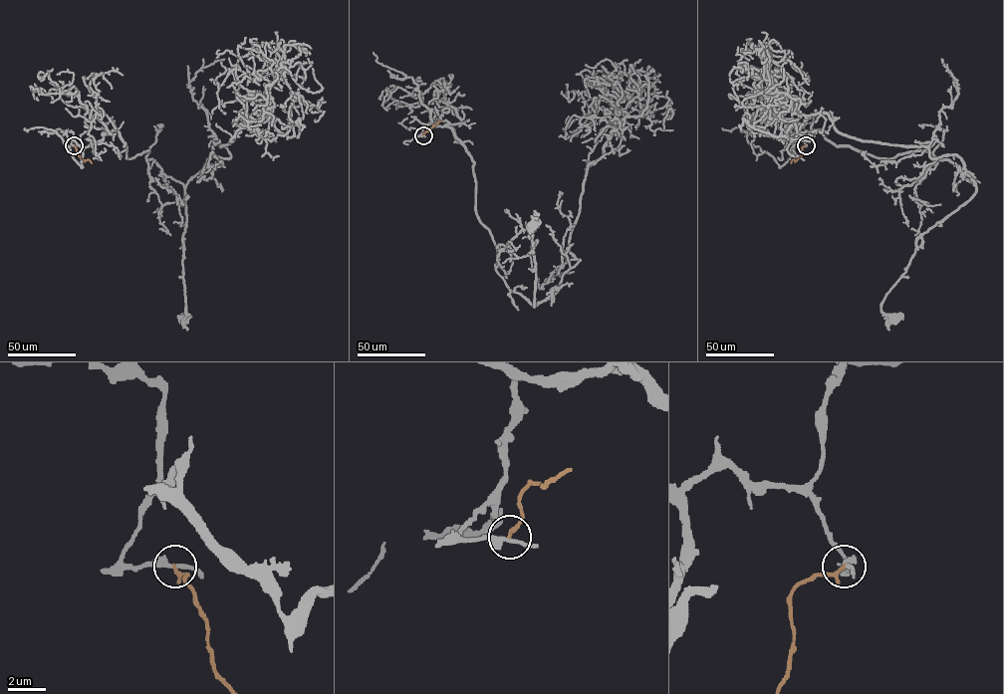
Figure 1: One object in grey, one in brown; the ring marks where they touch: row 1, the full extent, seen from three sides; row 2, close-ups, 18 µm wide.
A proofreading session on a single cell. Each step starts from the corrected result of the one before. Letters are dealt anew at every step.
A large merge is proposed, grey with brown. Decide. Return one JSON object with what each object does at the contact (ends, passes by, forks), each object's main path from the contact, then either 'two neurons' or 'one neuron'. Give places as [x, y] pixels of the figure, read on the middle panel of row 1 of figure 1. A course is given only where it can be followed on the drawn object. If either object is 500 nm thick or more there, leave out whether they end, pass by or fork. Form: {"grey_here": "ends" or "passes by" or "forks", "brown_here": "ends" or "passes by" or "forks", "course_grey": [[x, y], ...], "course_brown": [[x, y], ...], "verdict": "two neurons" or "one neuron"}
{"grey_here": "passes by", "brown_here": "ends", "course_grey": [[423, 135], [423, 124], [449, 126], [470, 155], [497, 273], [533, 306], [534, 211], [532, 225]], "course_brown": [[423, 135], [440, 120]], "verdict": "two neurons"}

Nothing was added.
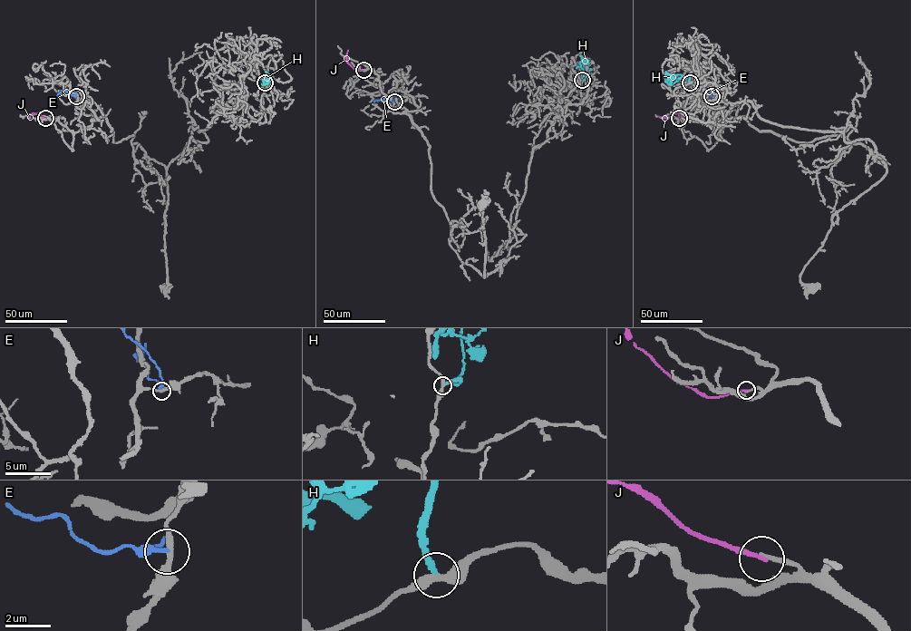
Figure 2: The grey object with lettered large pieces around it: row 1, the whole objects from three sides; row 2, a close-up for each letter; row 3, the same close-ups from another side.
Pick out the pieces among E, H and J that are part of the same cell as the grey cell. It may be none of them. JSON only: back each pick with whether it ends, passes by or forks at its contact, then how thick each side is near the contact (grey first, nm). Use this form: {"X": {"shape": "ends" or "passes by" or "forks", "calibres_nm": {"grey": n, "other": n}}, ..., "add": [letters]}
{"add": []}

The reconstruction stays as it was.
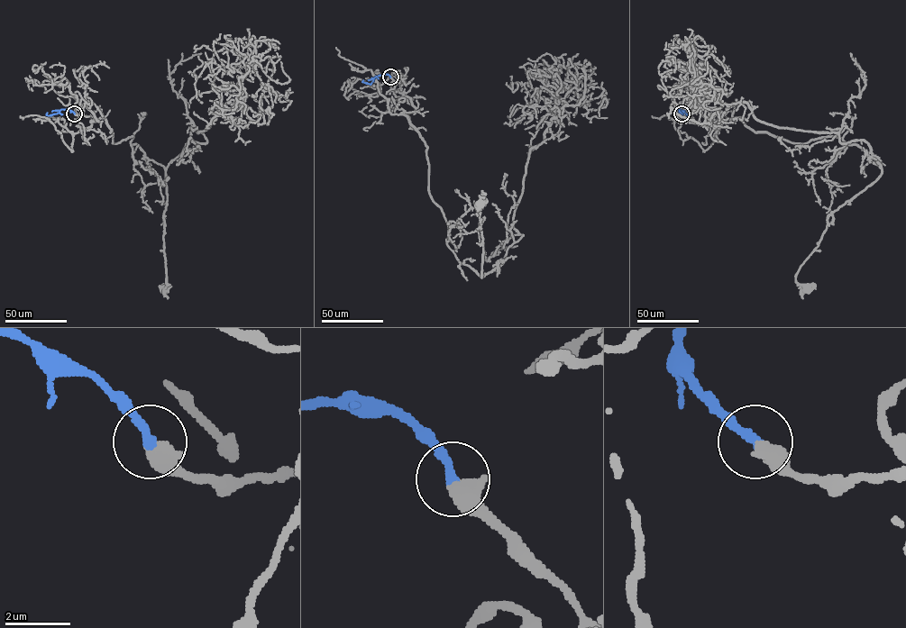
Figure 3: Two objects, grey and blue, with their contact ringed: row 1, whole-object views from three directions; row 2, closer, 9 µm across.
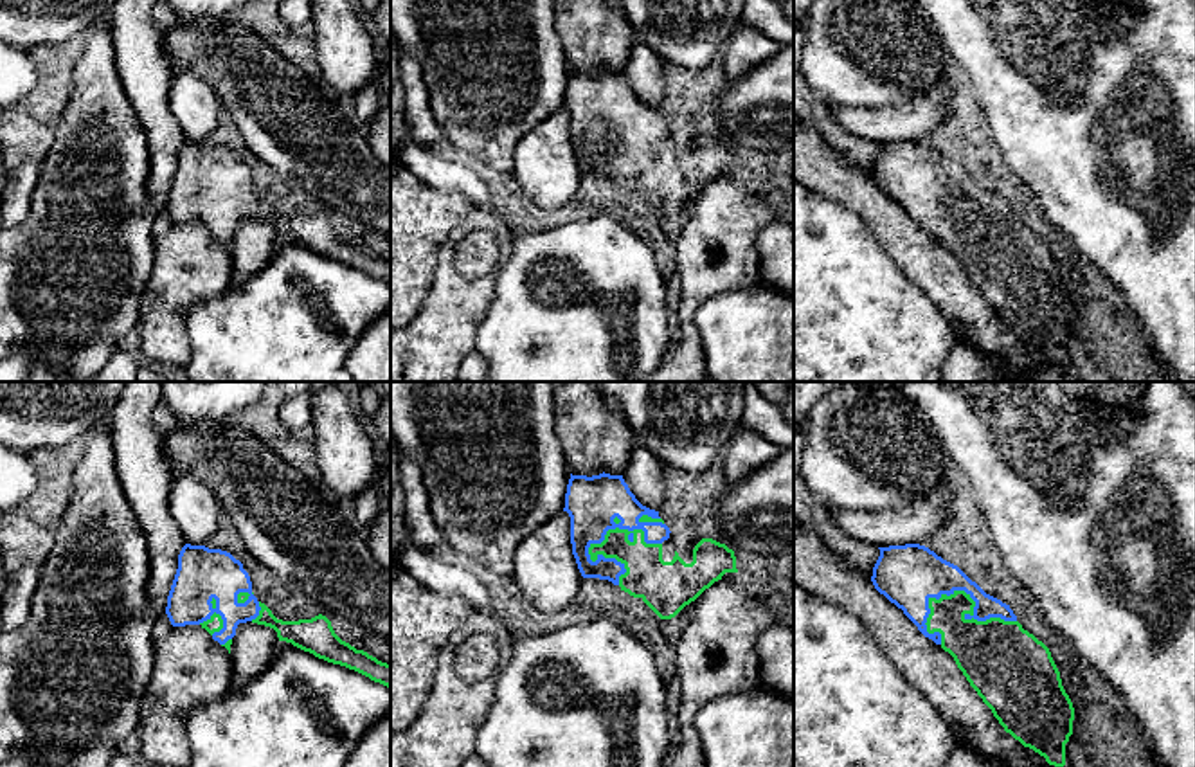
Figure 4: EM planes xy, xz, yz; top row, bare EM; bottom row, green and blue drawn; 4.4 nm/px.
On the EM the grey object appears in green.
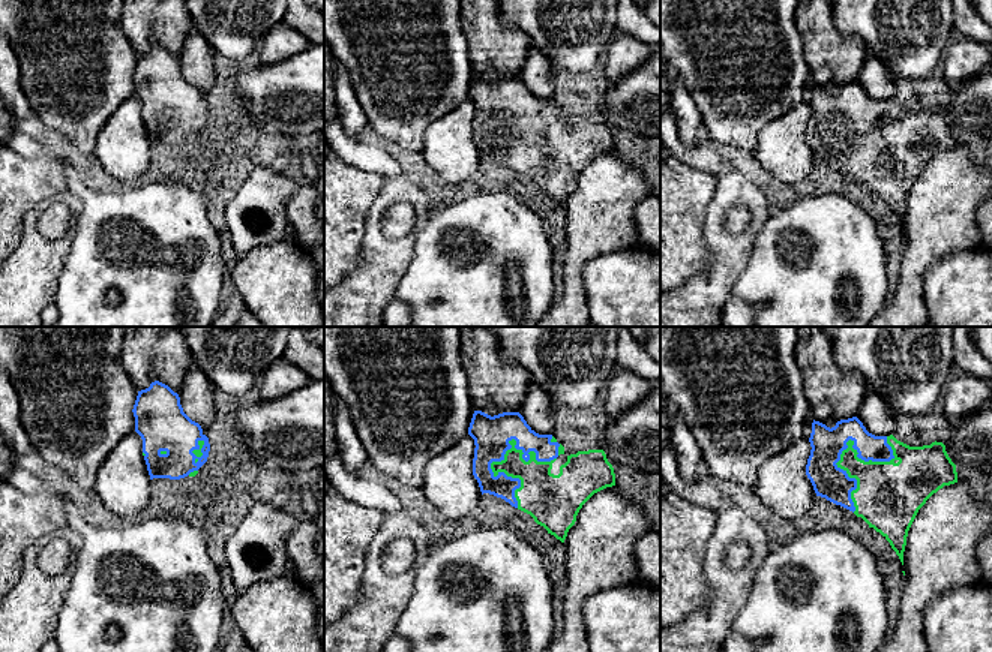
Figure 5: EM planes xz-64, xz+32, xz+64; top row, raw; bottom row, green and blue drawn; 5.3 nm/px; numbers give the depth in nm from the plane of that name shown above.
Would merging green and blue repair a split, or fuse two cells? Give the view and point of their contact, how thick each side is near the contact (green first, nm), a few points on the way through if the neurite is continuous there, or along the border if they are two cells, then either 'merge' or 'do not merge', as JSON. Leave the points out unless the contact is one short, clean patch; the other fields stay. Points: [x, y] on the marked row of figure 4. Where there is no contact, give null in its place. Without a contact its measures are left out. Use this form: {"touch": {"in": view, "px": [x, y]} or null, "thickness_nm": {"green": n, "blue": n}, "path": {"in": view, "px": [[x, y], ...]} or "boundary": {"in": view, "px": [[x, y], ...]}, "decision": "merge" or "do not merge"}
{"touch": {"in": "xz", "px": [623, 530]}, "thickness_nm": {"green": 200, "blue": 240}, "decision": "merge"}

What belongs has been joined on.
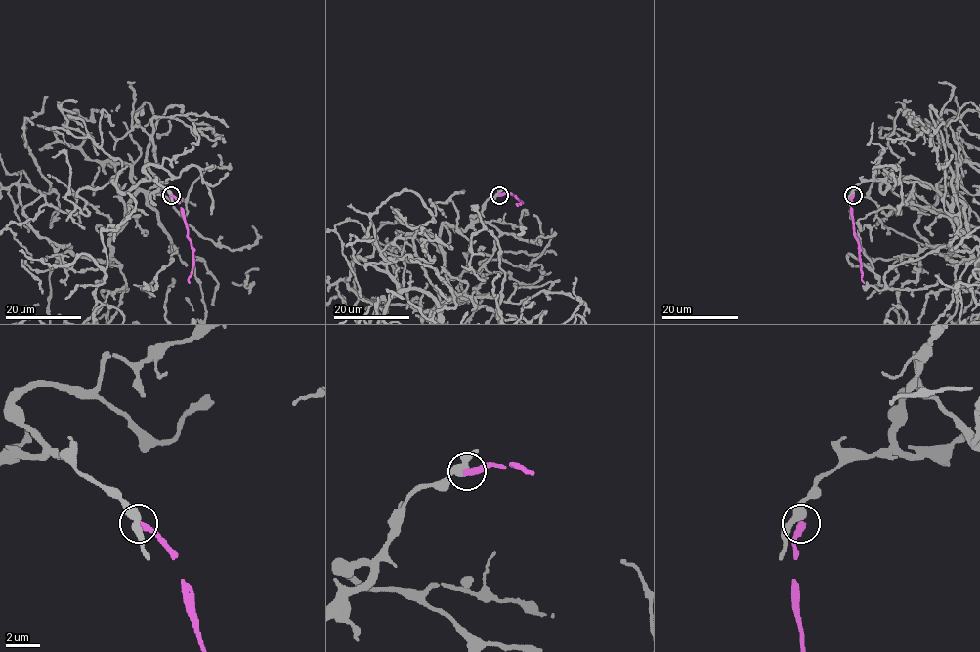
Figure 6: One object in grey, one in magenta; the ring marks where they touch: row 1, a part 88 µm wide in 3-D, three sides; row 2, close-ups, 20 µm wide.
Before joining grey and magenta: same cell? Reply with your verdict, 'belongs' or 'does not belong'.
does not belong

